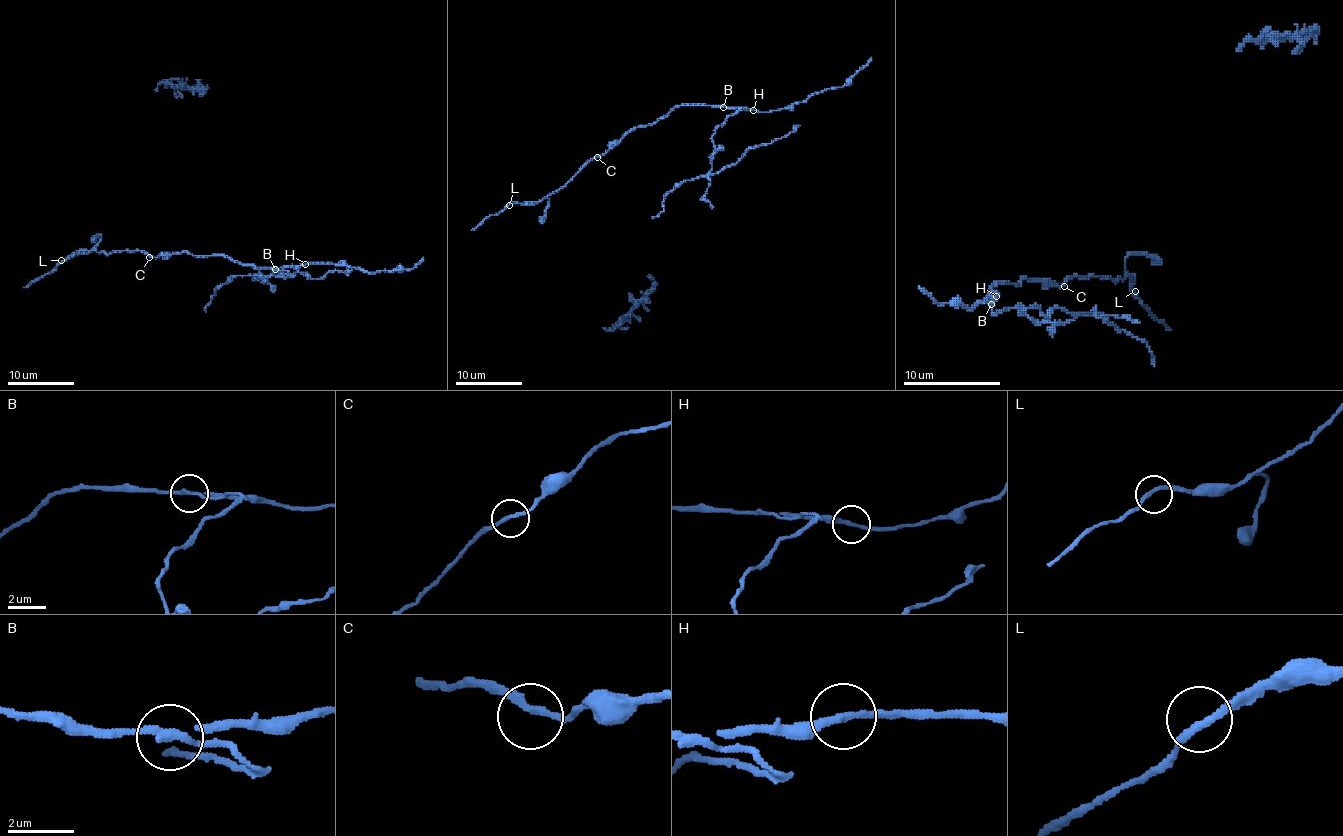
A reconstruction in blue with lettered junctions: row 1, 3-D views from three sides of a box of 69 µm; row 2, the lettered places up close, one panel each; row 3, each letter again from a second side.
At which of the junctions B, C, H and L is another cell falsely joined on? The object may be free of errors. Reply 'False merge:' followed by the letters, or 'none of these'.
False merge: B

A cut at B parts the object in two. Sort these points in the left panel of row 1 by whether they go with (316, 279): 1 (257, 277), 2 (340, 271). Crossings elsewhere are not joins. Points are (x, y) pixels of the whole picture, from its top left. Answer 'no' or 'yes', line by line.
1: yes
2: yes

